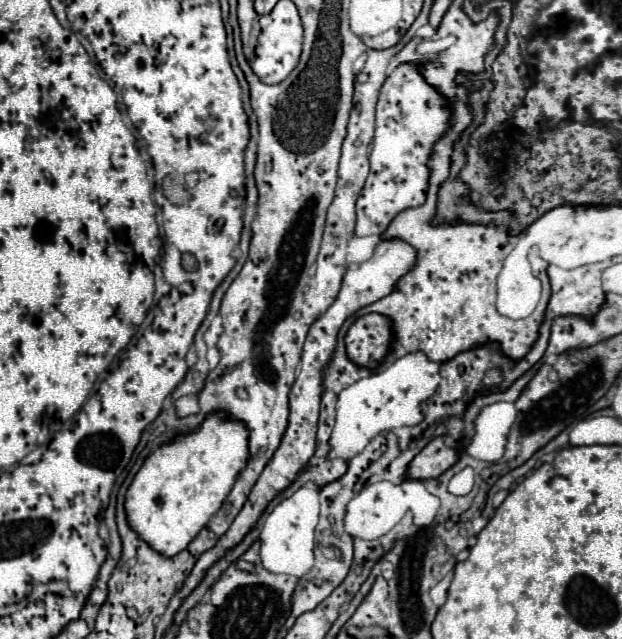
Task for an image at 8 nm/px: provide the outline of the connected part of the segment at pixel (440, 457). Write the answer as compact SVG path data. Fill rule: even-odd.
M438 436L410 462L408 478L416 478L416 480L438 478L450 466L454 466L458 458L460 458L460 450L454 446L448 446L444 438Z

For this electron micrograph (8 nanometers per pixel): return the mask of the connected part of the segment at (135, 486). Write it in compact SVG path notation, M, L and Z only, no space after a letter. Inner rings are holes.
M224 412L210 414L198 432L194 432L190 436L176 438L172 444L160 446L146 458L144 466L140 468L140 472L136 474L136 478L132 480L132 484L126 492L128 524L154 550L158 550L164 556L176 556L192 542L192 538L218 512L224 498L232 490L232 484L236 482L240 470L246 466L246 460L248 460L248 430L246 430L246 426L242 422L228 420Z

